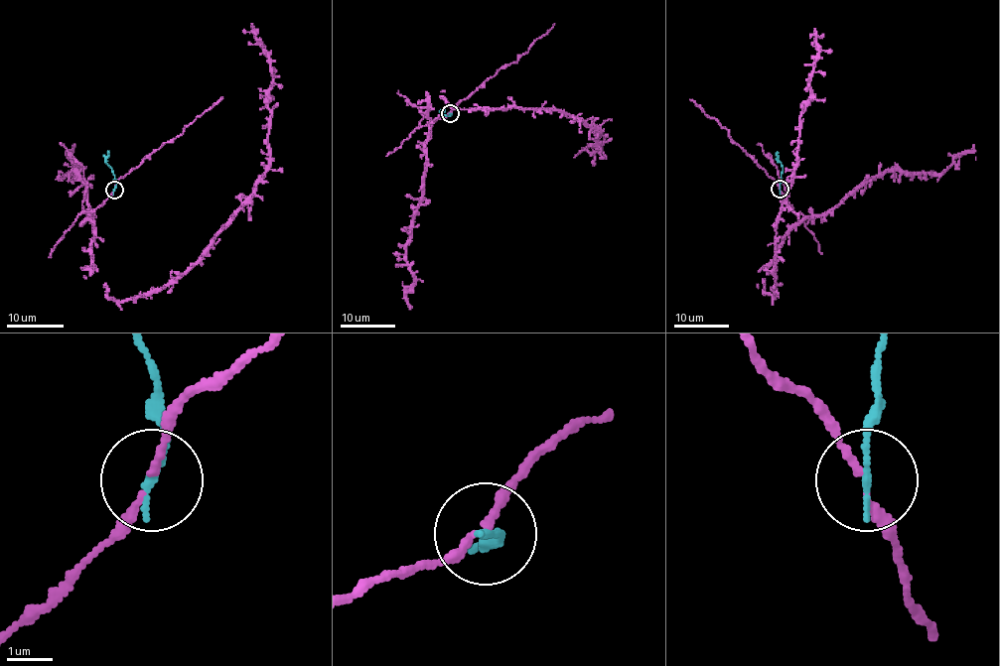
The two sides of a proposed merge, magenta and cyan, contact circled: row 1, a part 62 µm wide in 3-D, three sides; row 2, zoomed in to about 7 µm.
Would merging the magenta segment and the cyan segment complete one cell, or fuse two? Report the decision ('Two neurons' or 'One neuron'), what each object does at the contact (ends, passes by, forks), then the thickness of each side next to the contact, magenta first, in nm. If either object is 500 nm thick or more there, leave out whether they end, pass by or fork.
Two neurons. At the ring magenta passes by. At the ring cyan ends. Thickness 130 nm (magenta) against 170 nm

